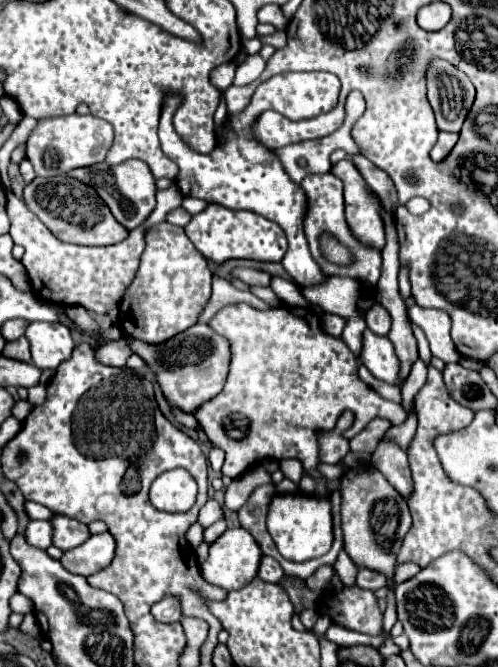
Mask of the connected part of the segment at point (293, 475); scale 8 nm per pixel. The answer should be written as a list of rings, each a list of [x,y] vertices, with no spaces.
[[[286,459],[286,462],[280,462],[280,470],[282,470],[284,476],[286,476],[288,480],[292,480],[294,484],[300,482],[304,473],[302,463],[296,459]]]

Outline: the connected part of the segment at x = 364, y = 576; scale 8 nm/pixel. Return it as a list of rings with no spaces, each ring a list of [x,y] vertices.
[[[358,568],[358,576],[356,576],[356,582],[368,590],[378,590],[378,588],[384,588],[388,584],[388,578],[386,574],[382,572],[376,572],[376,570],[370,570],[370,568]]]

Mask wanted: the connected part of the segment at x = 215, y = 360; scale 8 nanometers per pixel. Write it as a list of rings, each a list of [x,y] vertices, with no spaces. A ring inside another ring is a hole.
[[[194,324],[190,330],[174,336],[170,342],[146,346],[144,342],[130,342],[134,352],[156,372],[158,384],[170,404],[192,414],[202,402],[208,402],[224,388],[230,366],[230,342],[216,334],[208,324]]]

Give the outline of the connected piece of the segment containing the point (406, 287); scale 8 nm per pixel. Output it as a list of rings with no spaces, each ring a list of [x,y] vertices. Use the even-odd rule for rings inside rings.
[[[402,266],[398,275],[399,291],[404,300],[411,297],[411,285],[408,278],[408,268]]]

